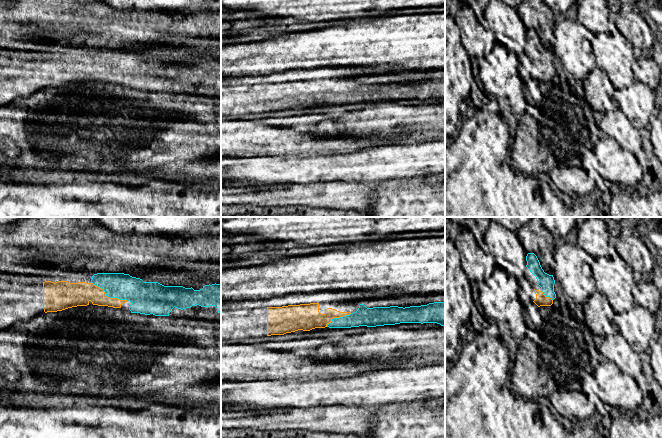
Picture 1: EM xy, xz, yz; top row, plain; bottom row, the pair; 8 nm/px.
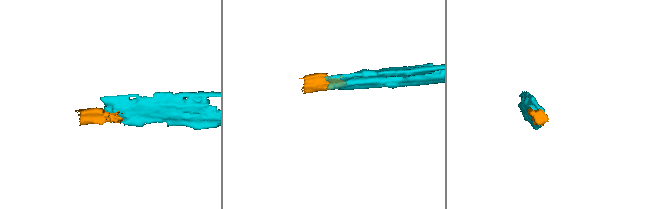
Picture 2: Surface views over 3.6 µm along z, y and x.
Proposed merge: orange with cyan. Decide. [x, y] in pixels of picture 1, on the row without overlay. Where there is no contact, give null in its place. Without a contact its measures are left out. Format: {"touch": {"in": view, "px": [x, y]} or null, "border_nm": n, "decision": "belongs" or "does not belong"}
{"touch": {"in": "xy", "px": [108, 73]}, "border_nm": 340, "decision": "belongs"}

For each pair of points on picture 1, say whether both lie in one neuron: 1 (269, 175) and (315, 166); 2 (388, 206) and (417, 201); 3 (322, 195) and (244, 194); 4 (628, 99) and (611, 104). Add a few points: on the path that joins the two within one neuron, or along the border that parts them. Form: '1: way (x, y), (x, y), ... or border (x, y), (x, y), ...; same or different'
1: way (280, 170), (304, 170); same
2: way (395, 206), (410, 206); same
3: way (303, 195), (263, 196); same
4: border (615, 91), (615, 100), (618, 108); different

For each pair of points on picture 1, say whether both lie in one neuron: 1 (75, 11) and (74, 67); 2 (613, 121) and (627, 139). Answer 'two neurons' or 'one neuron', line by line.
1: two neurons
2: one neuron

